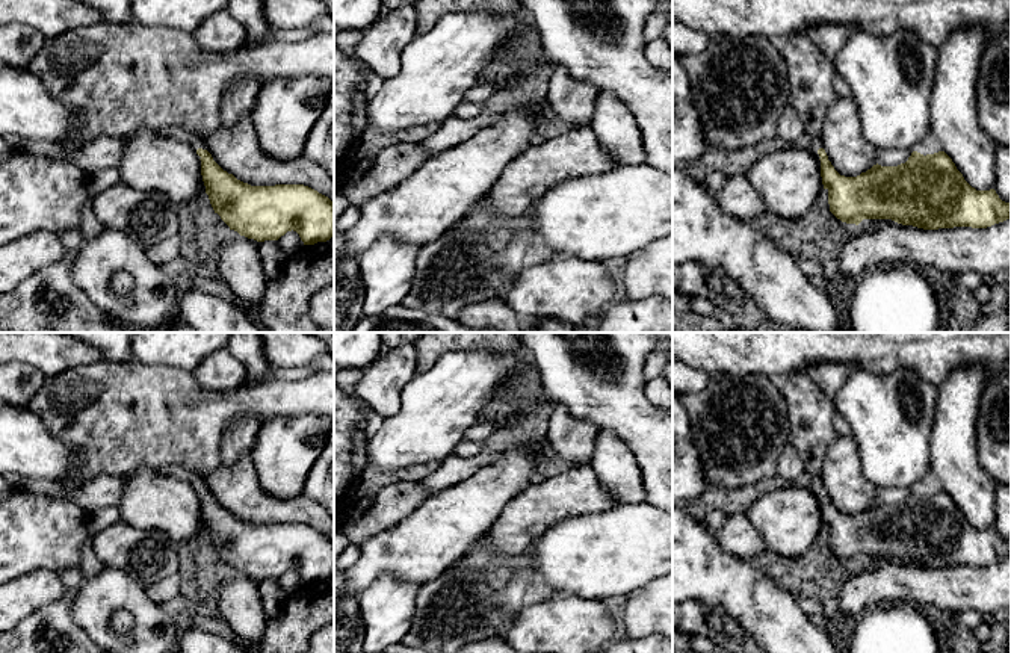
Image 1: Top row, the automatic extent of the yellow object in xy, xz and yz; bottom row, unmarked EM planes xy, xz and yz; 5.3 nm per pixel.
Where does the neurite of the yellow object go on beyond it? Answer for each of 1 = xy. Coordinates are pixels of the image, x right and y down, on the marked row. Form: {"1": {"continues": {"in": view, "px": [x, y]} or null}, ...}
{"1": {"continues": {"in": "xy", "px": [195, 141]}}}

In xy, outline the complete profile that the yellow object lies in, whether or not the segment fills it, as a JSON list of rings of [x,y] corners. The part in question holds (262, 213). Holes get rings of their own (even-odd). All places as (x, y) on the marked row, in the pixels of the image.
[[[168,127],[157,133],[192,145],[201,160],[201,175],[210,204],[230,230],[257,242],[278,240],[292,230],[299,234],[304,245],[314,245],[334,237],[334,203],[328,197],[304,184],[251,186],[224,171],[206,150],[198,135],[181,127]]]

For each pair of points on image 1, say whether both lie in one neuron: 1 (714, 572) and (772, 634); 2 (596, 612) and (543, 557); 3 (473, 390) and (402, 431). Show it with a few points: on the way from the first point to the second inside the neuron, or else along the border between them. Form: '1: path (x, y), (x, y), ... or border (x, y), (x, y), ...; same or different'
1: path (729, 587), (760, 618); same
2: border (555, 593), (594, 597), (605, 602); different
3: path (455, 392), (420, 427); same

